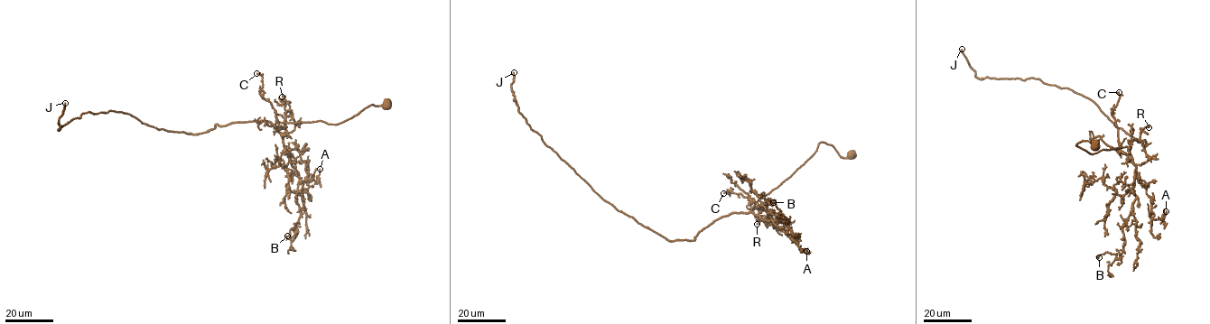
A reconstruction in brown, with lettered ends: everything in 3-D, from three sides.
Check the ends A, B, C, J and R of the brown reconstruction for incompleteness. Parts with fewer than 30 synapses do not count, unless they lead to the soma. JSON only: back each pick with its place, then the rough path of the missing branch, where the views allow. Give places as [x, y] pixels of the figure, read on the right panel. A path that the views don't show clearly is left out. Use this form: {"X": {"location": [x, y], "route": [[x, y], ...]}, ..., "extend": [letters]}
{"J": {"location": [962, 49]}, "extend": ["J"]}

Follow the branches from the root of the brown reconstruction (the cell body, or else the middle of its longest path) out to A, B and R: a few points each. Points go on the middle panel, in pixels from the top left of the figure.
A: (665, 236), (671, 241), (694, 239), (720, 218), (750, 212), (785, 231), (806, 251)
B: (665, 236), (694, 239), (733, 213), (751, 212), (776, 225), (783, 223), (781, 217), (786, 222), (773, 202)
R: (665, 236), (694, 239), (733, 213), (752, 213), (774, 226), (762, 216), (757, 224)

